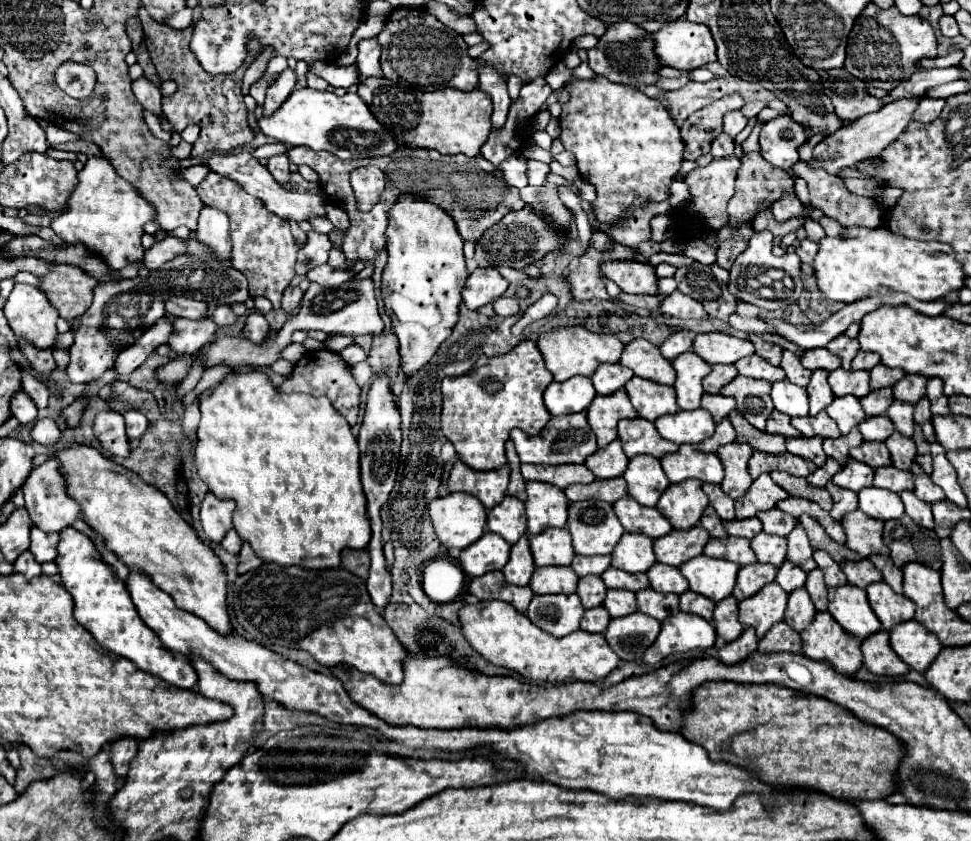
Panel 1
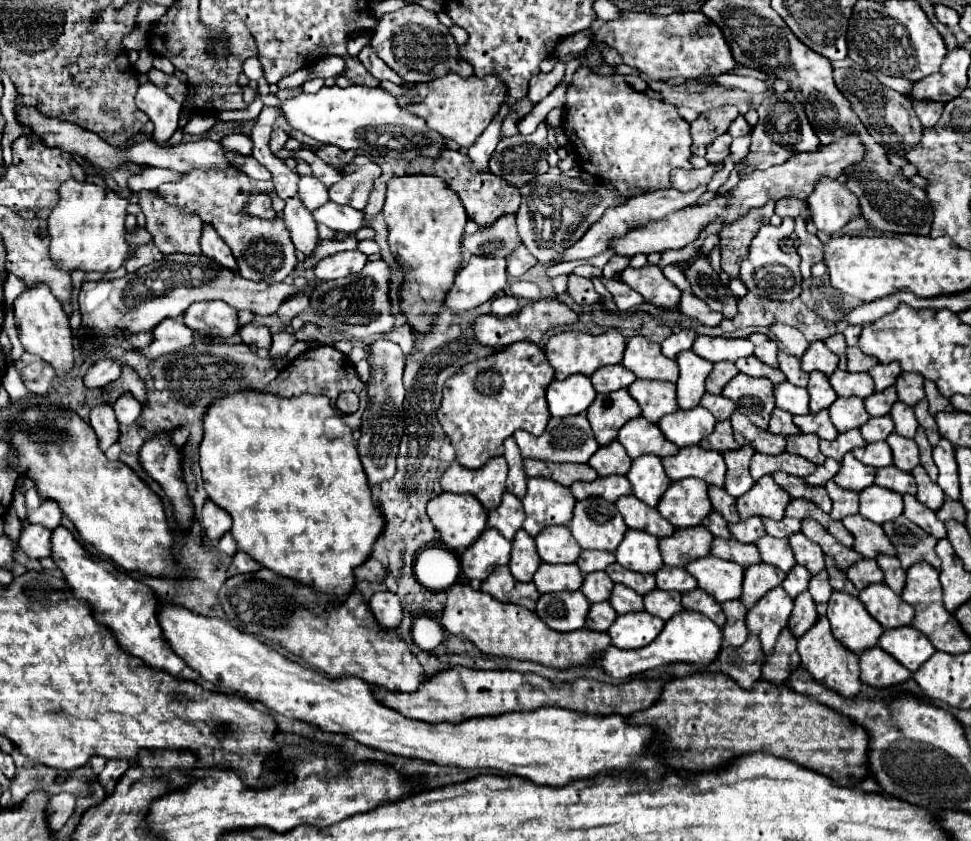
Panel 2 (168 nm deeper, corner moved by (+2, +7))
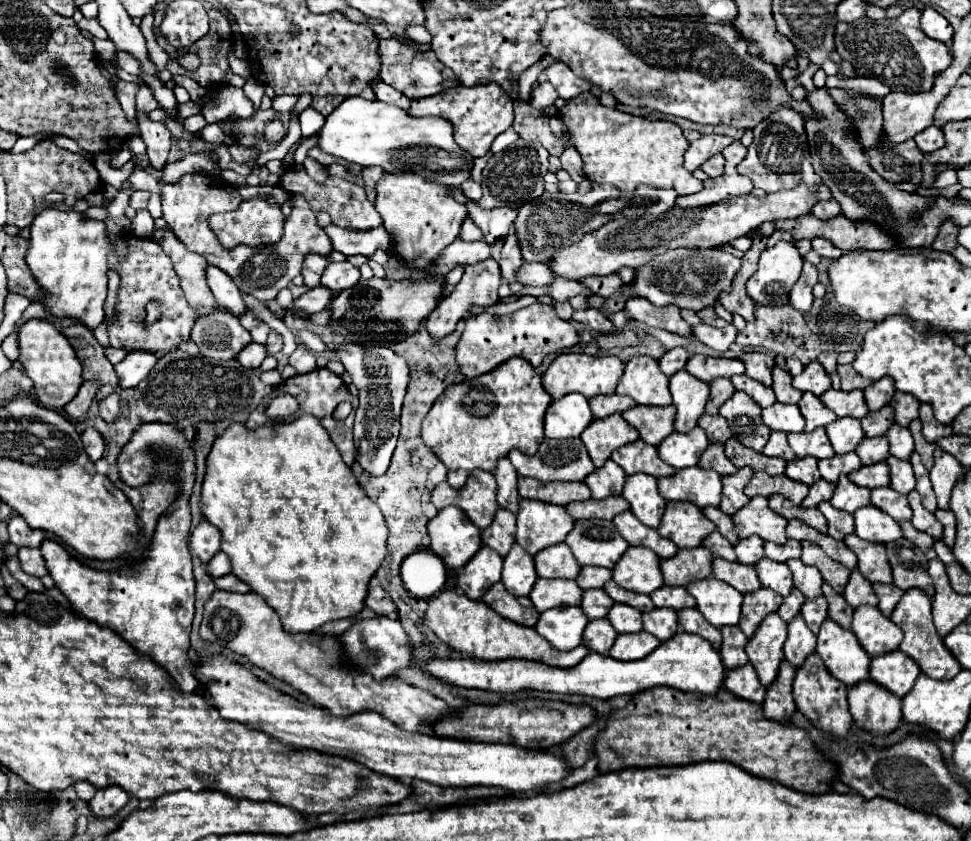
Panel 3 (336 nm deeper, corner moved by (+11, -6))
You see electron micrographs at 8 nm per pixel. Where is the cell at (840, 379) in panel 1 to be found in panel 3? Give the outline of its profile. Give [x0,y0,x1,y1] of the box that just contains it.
[820,389,868,419]

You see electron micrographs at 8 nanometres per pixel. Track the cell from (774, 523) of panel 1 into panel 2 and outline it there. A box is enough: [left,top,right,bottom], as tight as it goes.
[761,518,801,538]

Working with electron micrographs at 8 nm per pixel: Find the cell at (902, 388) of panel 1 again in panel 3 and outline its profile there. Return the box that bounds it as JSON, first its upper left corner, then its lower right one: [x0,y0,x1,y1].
[890,391,920,427]

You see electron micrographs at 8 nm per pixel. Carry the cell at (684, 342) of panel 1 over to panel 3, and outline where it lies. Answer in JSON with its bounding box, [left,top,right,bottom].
[658,347,688,377]

